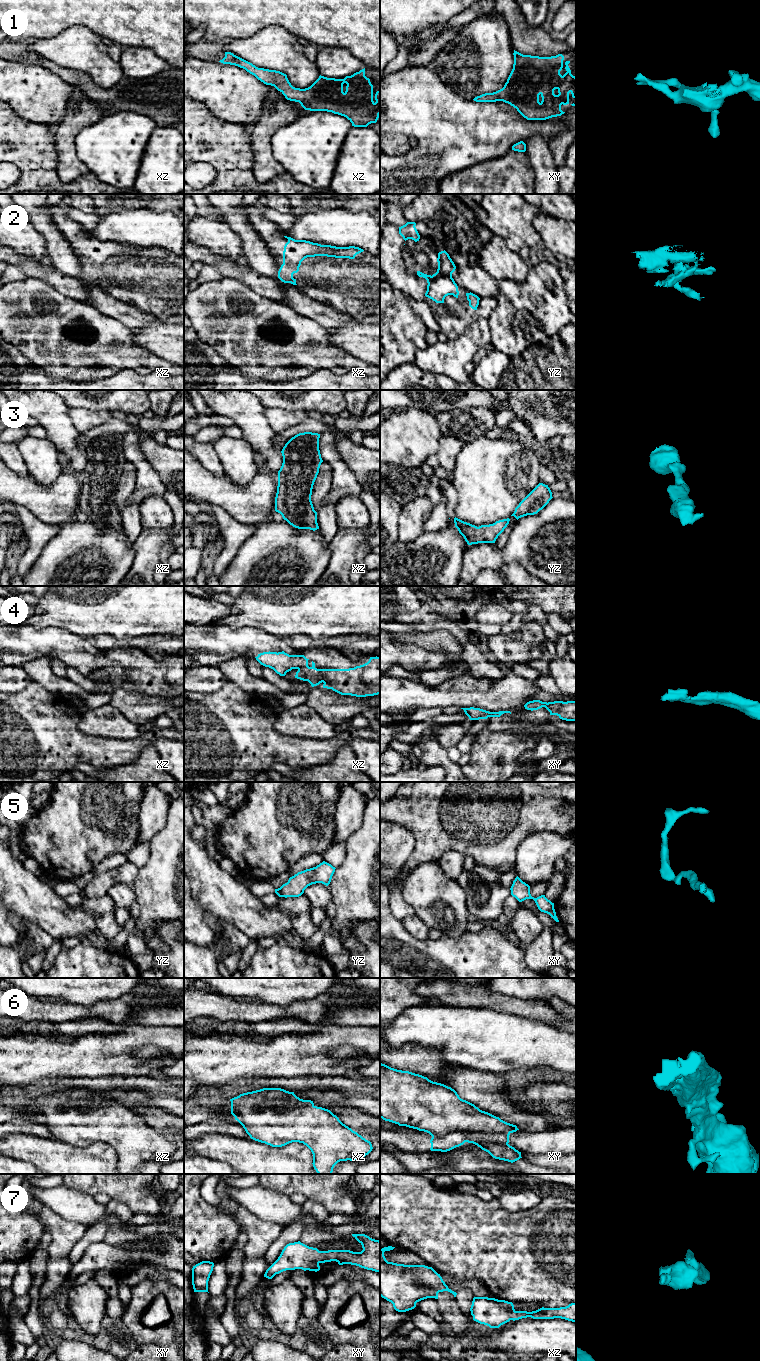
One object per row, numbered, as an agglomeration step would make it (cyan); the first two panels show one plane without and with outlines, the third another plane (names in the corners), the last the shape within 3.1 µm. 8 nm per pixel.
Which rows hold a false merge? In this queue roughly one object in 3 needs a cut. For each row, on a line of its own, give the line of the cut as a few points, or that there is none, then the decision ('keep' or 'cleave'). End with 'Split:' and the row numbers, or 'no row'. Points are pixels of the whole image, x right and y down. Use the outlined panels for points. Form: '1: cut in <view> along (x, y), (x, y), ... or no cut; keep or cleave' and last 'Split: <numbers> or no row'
1: no cut; keep
2: cut in yz along (436, 272), (442, 275), (451, 275); cleave
3: no cut; keep
4: no cut; keep
5: no cut; keep
6: cut in xy along (509, 1132), (450, 1132), (440, 1137), (432, 1136); cleave
7: no cut; keep
Split: 2, 6

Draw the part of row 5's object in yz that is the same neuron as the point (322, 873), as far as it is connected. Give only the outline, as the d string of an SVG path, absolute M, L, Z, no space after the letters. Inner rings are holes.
M323 861L316 867L298 872L290 877L288 882L280 888L275 889L275 893L279 897L299 897L304 893L304 890L316 883L322 883L328 886L335 872L335 867Z

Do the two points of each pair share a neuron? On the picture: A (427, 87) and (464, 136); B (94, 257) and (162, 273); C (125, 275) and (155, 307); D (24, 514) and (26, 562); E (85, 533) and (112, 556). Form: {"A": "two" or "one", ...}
{"A": "one", "B": "one", "C": "one", "D": "one", "E": "one"}

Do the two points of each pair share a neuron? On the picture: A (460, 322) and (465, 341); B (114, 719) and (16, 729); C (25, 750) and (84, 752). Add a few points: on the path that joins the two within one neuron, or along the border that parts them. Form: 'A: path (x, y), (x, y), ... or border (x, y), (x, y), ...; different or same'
A: border (479, 316), (461, 334), (449, 340); different
B: border (79, 712), (78, 728), (87, 734), (99, 736); different
C: path (40, 752), (69, 752); same

